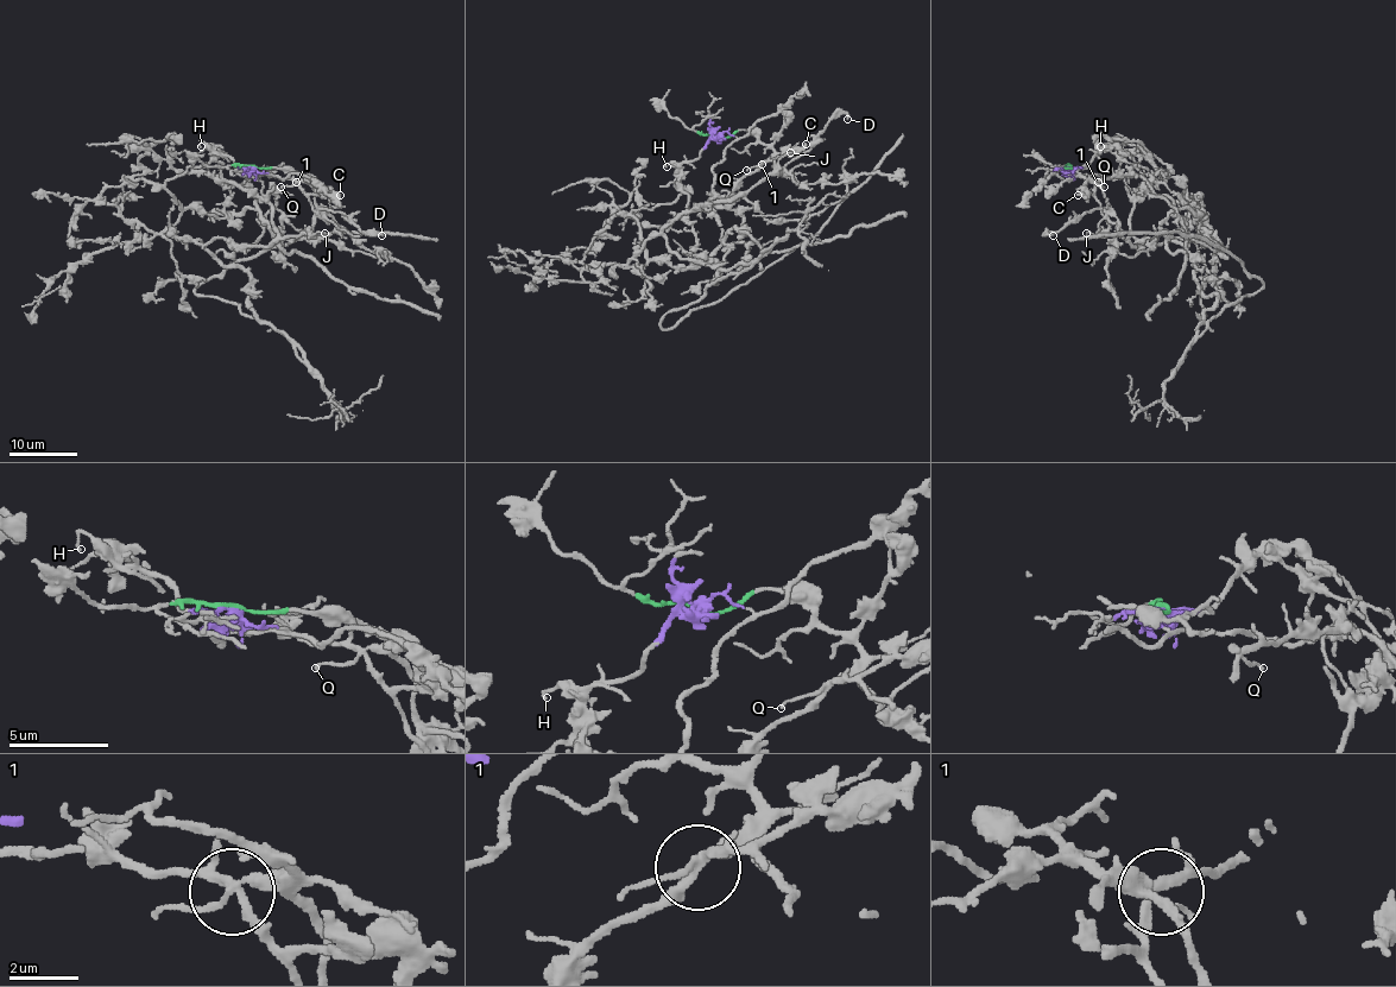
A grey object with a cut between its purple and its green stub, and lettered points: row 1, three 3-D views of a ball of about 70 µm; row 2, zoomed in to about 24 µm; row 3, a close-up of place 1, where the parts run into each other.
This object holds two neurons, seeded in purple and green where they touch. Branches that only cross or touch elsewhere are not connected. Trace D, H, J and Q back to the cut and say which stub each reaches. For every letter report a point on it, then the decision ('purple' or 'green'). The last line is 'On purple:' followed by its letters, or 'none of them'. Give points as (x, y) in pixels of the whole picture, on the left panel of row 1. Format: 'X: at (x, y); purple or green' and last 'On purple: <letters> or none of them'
D: at (381, 235); green
H: at (201, 146); purple
J: at (324, 233); green
Q: at (280, 187); green
On purple: H

